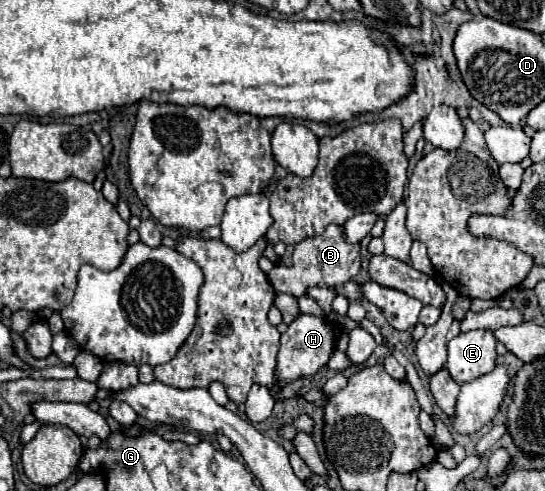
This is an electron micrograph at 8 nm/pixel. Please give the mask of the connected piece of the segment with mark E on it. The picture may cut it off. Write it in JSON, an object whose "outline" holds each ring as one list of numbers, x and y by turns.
{"outline":[[489,330,461,332,449,344,447,370,457,384,471,382,495,368,495,338]]}

